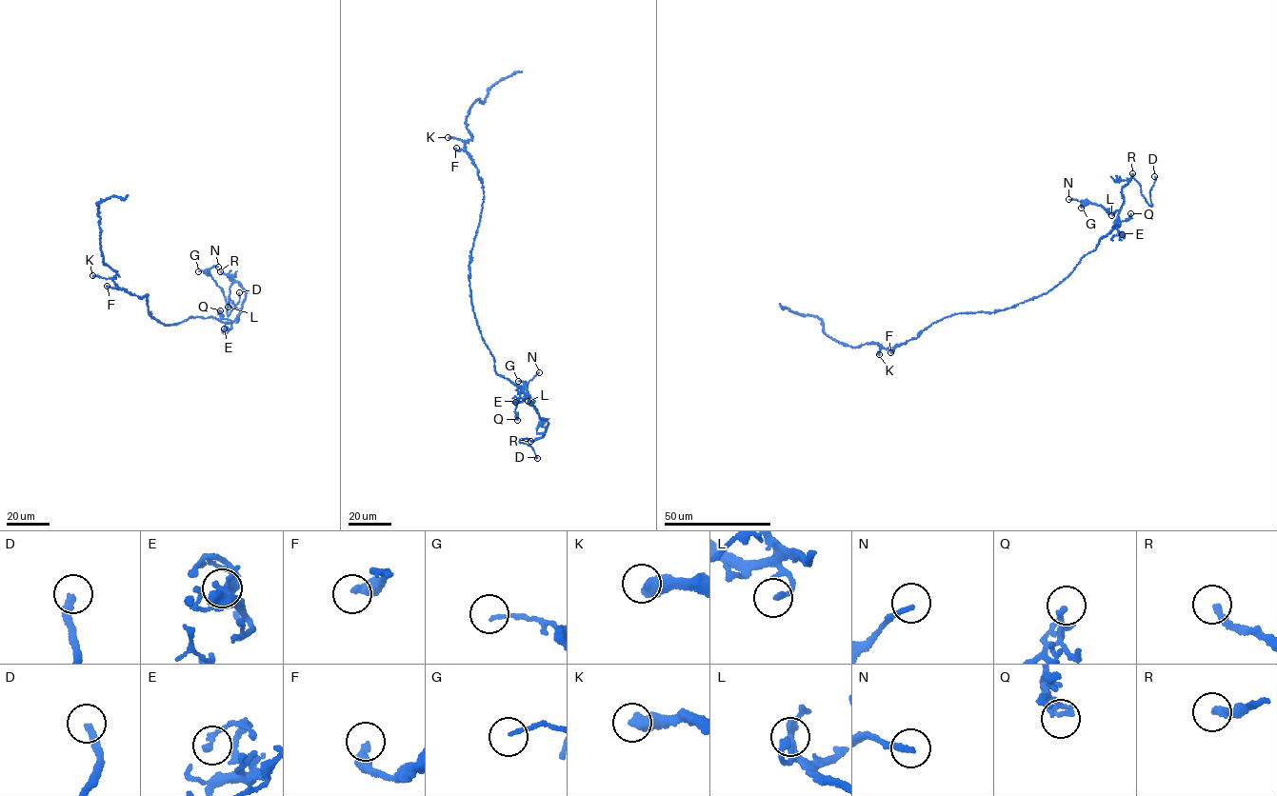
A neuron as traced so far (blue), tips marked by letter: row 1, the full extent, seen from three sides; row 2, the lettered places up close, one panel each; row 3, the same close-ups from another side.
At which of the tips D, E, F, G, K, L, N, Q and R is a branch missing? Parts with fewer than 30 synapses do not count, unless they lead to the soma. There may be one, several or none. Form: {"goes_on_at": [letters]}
{"goes_on_at": ["D", "R"]}

